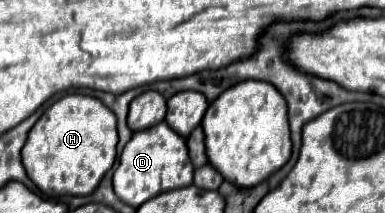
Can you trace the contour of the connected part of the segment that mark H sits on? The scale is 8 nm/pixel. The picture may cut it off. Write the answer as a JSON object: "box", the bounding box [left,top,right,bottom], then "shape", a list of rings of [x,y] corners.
{"box":[22,94,116,196],"shape":[[[68,94],[54,102],[34,124],[22,148],[28,178],[48,196],[86,196],[96,190],[116,160],[116,118],[98,98]]]}

